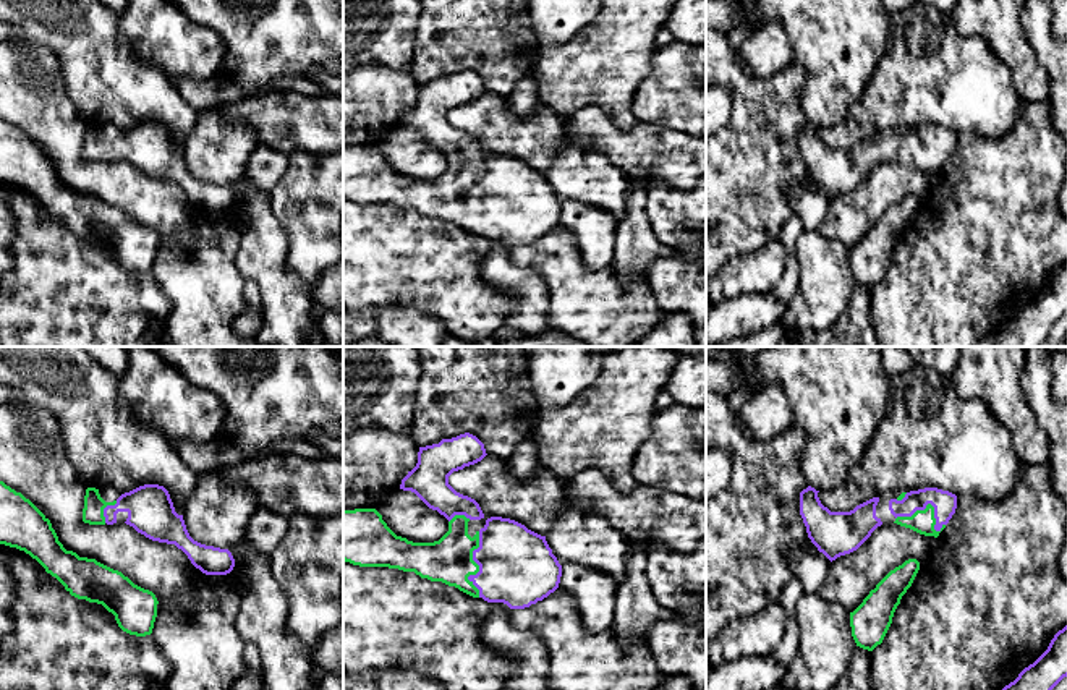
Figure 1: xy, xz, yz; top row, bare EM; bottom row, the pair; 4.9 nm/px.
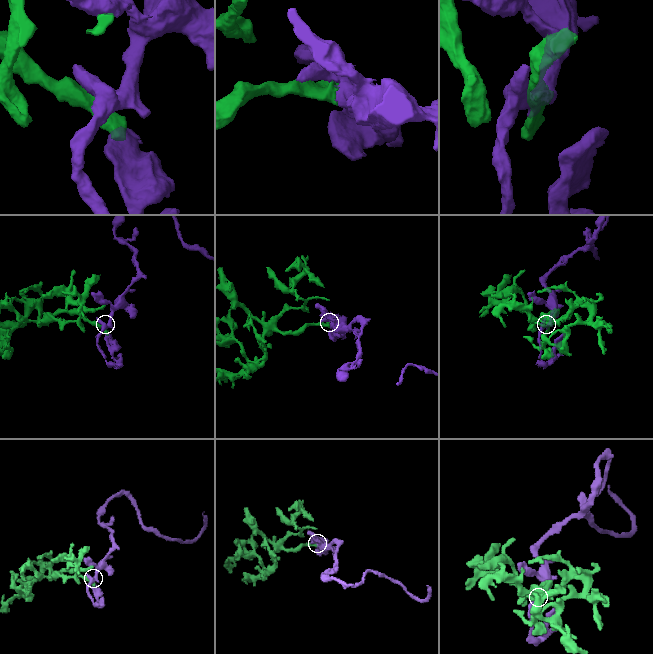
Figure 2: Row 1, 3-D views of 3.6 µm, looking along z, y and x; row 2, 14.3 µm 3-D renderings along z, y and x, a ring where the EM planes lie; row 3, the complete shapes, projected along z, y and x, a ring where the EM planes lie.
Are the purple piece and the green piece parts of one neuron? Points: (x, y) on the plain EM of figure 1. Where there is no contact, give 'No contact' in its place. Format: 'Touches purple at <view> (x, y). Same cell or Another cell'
Touches purple at yz (930, 140). Same cell

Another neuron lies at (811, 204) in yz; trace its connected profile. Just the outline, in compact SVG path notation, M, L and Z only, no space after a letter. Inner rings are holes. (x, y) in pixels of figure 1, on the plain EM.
M806 177L800 185L787 190L789 202L801 220L803 230L819 230L829 212L831 198Z

